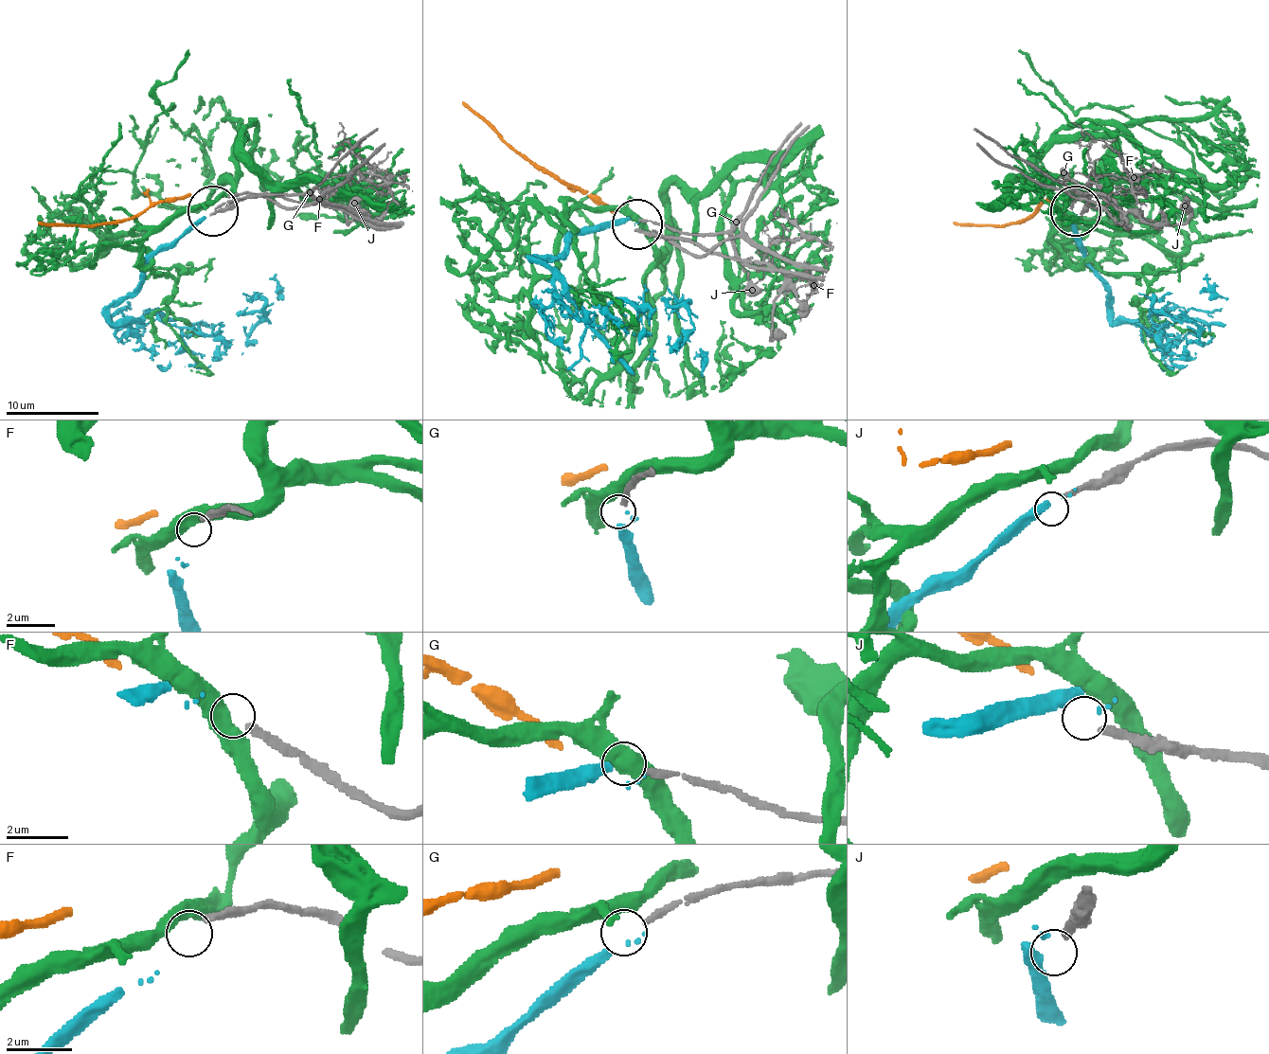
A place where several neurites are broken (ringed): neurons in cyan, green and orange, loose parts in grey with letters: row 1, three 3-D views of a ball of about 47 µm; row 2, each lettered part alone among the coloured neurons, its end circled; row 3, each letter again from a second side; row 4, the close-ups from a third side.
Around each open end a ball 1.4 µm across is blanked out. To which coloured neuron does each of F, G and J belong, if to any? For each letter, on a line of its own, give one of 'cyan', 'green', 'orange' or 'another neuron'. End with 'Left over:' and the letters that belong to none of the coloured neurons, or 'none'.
F: another neuron
G: another neuron
J: another neuron
Left over: F, G, J

